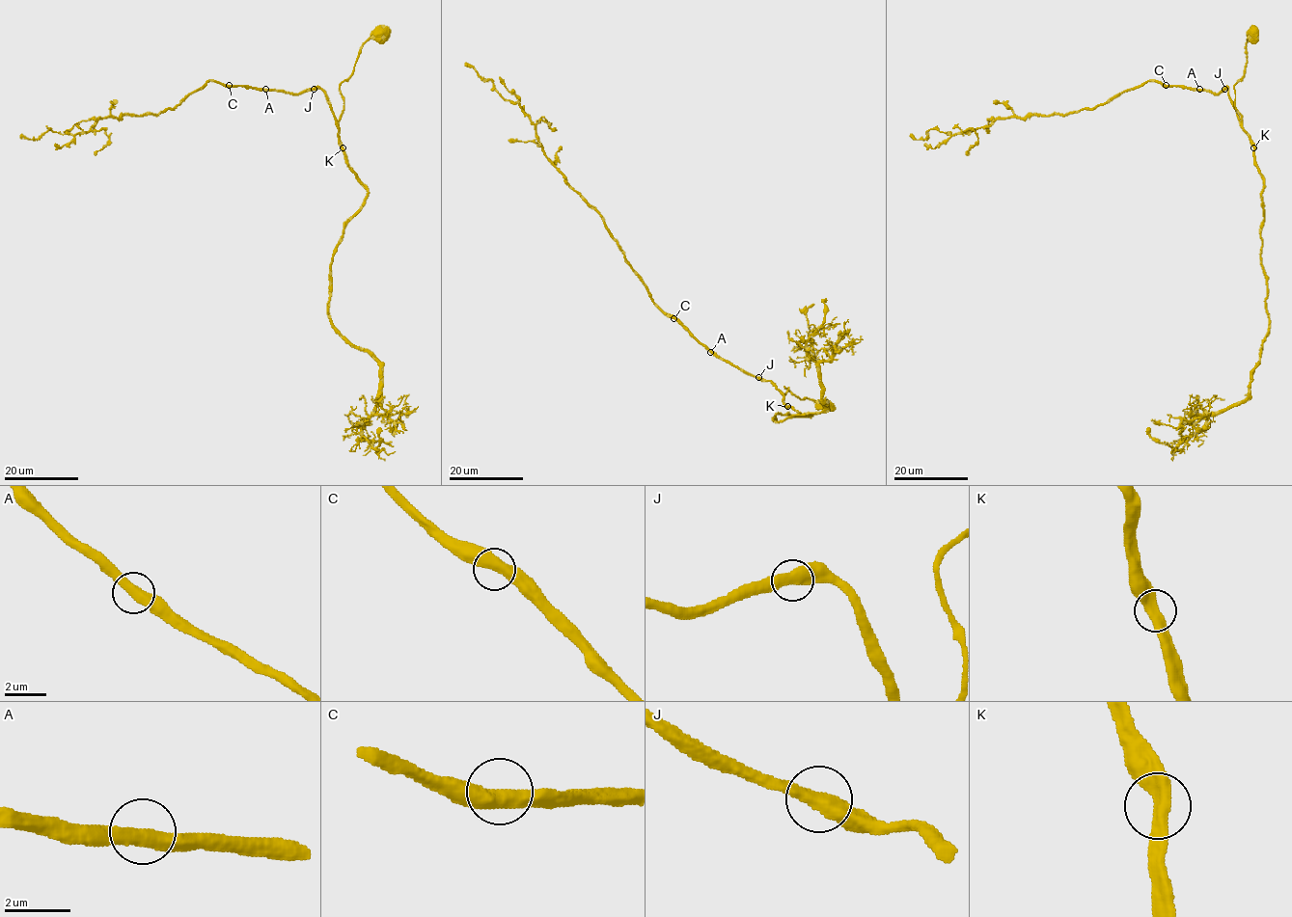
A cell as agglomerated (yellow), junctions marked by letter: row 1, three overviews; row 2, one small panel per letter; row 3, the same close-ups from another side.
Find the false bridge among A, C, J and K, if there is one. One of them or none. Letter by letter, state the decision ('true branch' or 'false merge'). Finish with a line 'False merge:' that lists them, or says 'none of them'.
A: true branch
C: true branch
J: true branch
K: true branch
False merge: none of them

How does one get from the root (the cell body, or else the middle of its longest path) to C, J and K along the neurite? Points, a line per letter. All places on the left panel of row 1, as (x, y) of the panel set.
C: (381, 35), (363, 45), (354, 71), (341, 84), (344, 110), (337, 121), (320, 89), (285, 94), (229, 85)
J: (381, 35), (371, 36), (363, 45), (354, 71), (341, 84), (344, 110), (337, 121), (325, 94), (314, 89)
K: (381, 35), (371, 36), (363, 45), (354, 71), (340, 86), (344, 102), (339, 120), (339, 144), (343, 148)

